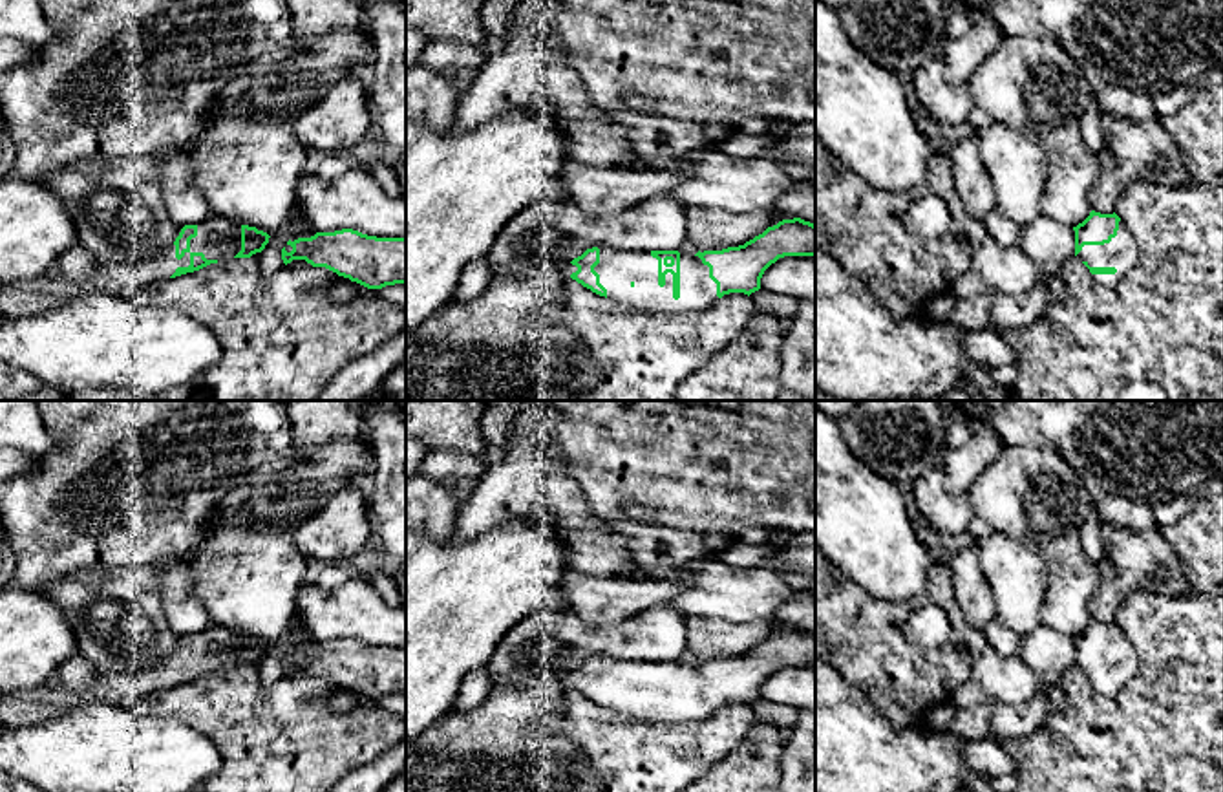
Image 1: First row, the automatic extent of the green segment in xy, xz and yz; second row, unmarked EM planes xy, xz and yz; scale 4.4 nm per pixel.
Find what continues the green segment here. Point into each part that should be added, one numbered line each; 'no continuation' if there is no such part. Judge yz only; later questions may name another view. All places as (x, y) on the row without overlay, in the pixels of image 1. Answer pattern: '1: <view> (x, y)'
1: yz (1123, 661)

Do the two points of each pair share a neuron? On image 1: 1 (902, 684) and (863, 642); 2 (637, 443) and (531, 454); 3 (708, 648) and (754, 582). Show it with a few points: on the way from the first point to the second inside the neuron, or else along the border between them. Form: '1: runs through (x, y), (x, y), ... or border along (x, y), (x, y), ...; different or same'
1: runs through (894, 674), (874, 653); same
2: border along (565, 419), (558, 432), (558, 454); different
3: border along (726, 620), (770, 622); different

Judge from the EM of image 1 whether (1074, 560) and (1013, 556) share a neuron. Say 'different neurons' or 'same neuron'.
different neurons

